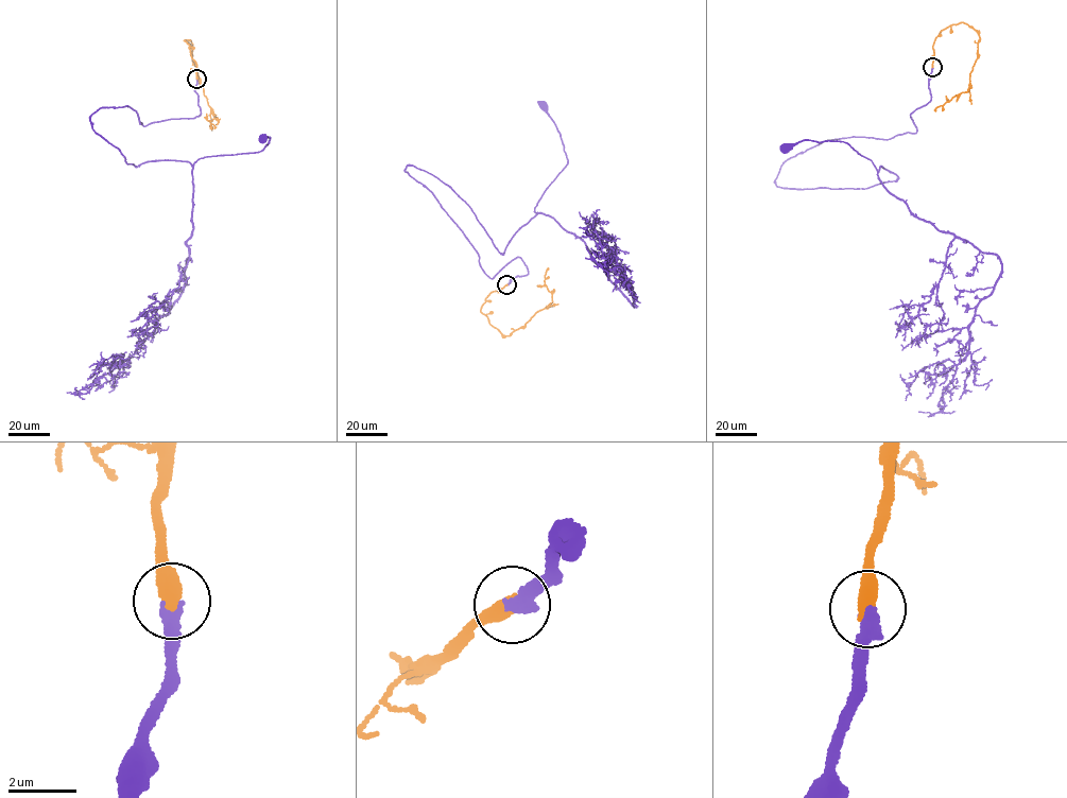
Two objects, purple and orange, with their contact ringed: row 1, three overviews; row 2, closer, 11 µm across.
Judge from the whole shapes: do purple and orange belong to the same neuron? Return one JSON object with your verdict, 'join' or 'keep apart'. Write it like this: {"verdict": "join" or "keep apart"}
{"verdict": "join"}

